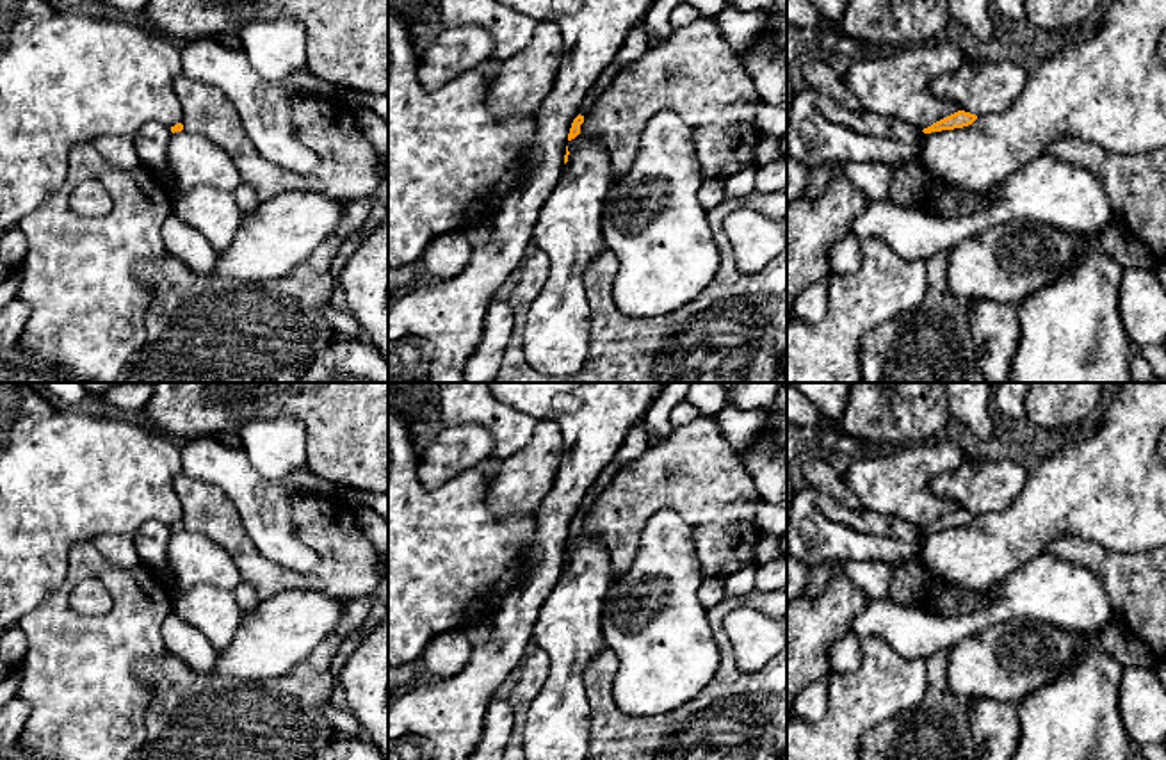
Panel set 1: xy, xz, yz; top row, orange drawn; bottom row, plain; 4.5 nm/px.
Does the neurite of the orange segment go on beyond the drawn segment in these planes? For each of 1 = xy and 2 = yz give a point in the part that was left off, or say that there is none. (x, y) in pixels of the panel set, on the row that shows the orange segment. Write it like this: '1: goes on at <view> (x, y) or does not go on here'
1: does not go on here
2: does not go on here

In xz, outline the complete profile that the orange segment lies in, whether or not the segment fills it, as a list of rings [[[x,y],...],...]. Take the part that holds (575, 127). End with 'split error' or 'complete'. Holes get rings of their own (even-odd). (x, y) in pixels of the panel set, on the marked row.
[[[644,18],[632,27],[614,61],[602,71],[598,80],[593,84],[593,87],[586,94],[584,103],[579,110],[579,116],[571,123],[568,141],[575,139],[580,133],[580,125],[584,123],[584,116],[591,110],[595,101],[612,84],[612,80],[623,69],[636,64],[650,50],[650,36],[652,34],[646,28]]]; split error

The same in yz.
[[[958,110],[936,123],[933,123],[931,126],[924,128],[924,133],[931,133],[931,132],[942,132],[942,130],[954,130],[954,128],[963,128],[972,125],[977,119],[976,114],[965,112],[965,110]]]; complete

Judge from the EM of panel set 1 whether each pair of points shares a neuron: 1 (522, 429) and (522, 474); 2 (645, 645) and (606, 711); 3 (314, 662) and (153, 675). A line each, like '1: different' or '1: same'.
1: different
2: different
3: same

